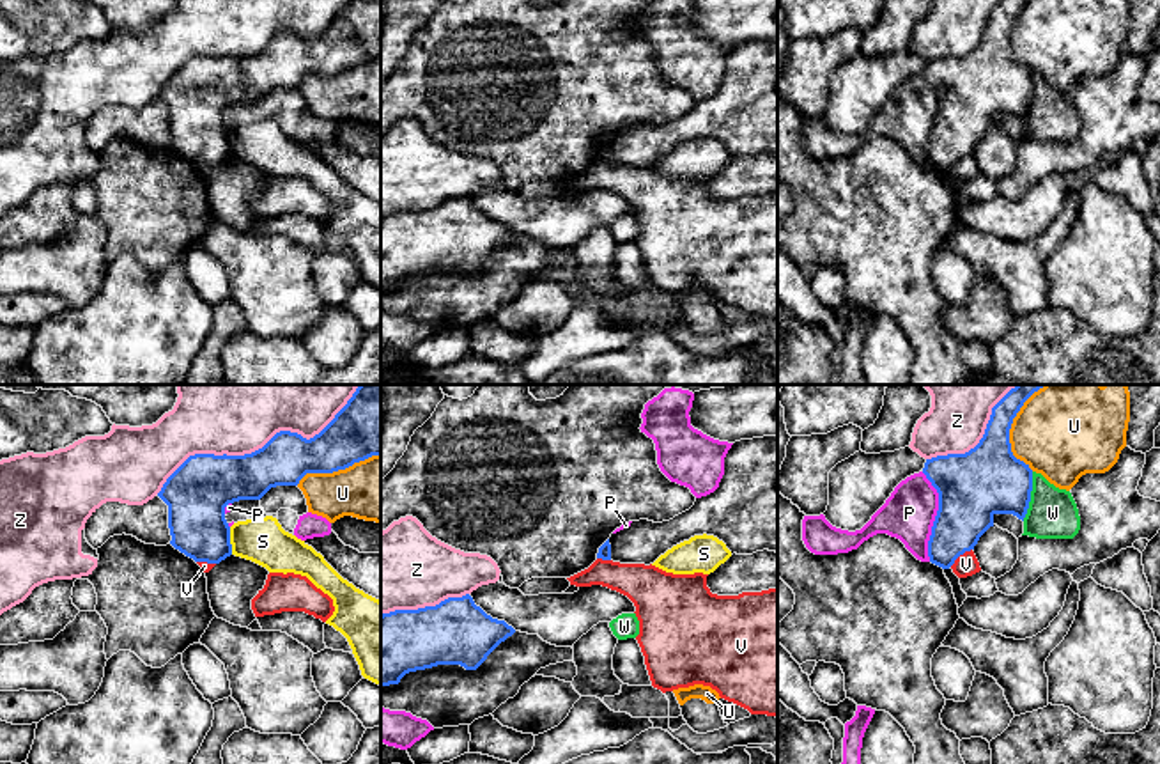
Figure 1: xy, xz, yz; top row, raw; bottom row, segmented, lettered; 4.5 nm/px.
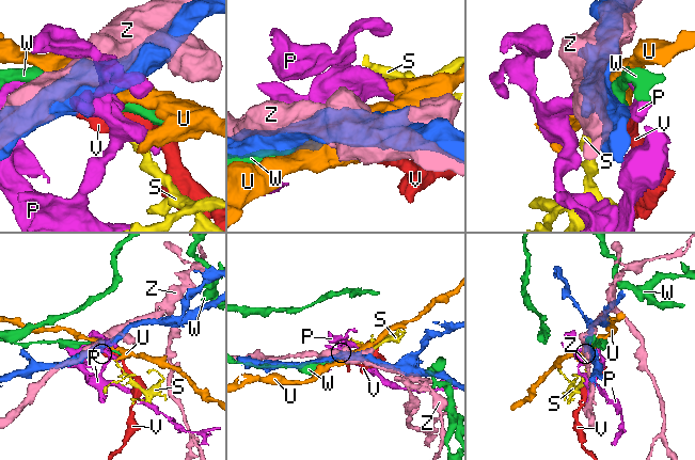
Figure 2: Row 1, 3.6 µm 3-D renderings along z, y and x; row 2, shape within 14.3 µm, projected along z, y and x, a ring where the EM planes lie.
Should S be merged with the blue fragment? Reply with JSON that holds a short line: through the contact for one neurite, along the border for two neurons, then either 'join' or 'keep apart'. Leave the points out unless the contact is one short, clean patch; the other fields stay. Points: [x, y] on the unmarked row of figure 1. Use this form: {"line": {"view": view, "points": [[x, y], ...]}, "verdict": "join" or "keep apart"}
{"line": {"view": "xy", "points": [[229, 130], [232, 156]]}, "verdict": "keep apart"}

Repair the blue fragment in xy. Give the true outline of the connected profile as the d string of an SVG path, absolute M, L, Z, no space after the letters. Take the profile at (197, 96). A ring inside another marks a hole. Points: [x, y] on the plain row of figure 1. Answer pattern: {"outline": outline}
{"outline": "M351 0L313 41L280 34L262 51L244 58L189 58L163 87L158 99L168 108L170 147L195 165L220 167L232 158L225 110L260 103L271 90L298 89L306 76L333 76L381 58L381 0Z"}

